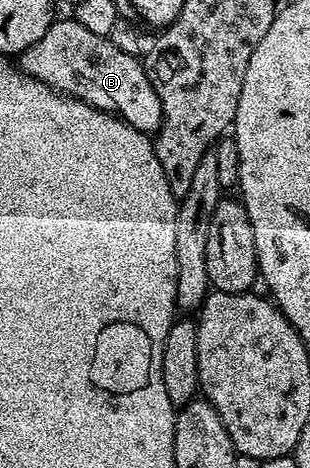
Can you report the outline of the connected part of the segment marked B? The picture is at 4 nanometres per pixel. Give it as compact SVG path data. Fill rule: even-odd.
M54 19L47 34L35 46L20 53L19 68L64 96L73 96L120 116L135 126L135 130L155 134L161 128L163 106L159 94L155 94L155 86L147 78L144 63L136 55L119 50L107 36L91 34L91 30L79 26L75 19Z

